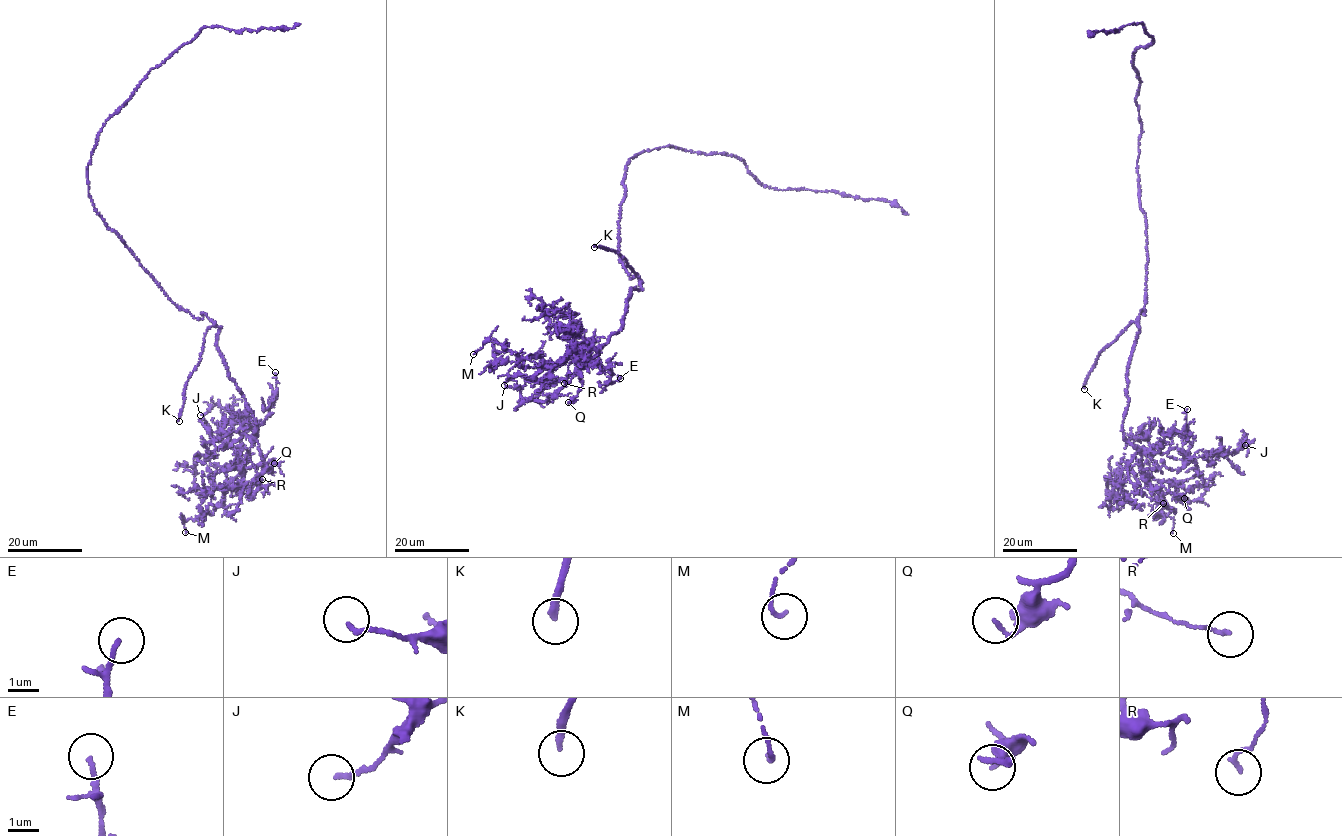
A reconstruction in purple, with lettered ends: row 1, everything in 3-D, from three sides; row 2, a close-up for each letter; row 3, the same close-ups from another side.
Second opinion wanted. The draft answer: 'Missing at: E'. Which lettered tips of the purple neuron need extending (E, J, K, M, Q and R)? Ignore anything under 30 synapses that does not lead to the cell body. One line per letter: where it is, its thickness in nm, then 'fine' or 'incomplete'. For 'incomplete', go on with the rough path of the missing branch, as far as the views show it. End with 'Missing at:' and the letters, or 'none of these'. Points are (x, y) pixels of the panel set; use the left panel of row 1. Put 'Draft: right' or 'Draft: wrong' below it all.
E: place (275, 372); calibre 130 nm; fine
J: place (200, 415); calibre 140 nm; fine
K: place (179, 421); calibre 200 nm; incomplete; course (179, 421), (156, 473)
M: place (185, 532); calibre 120 nm; fine
Q: place (274, 463); calibre 140 nm; fine
R: place (262, 479); calibre 130 nm; fine
Missing at: K
Draft: wrong

